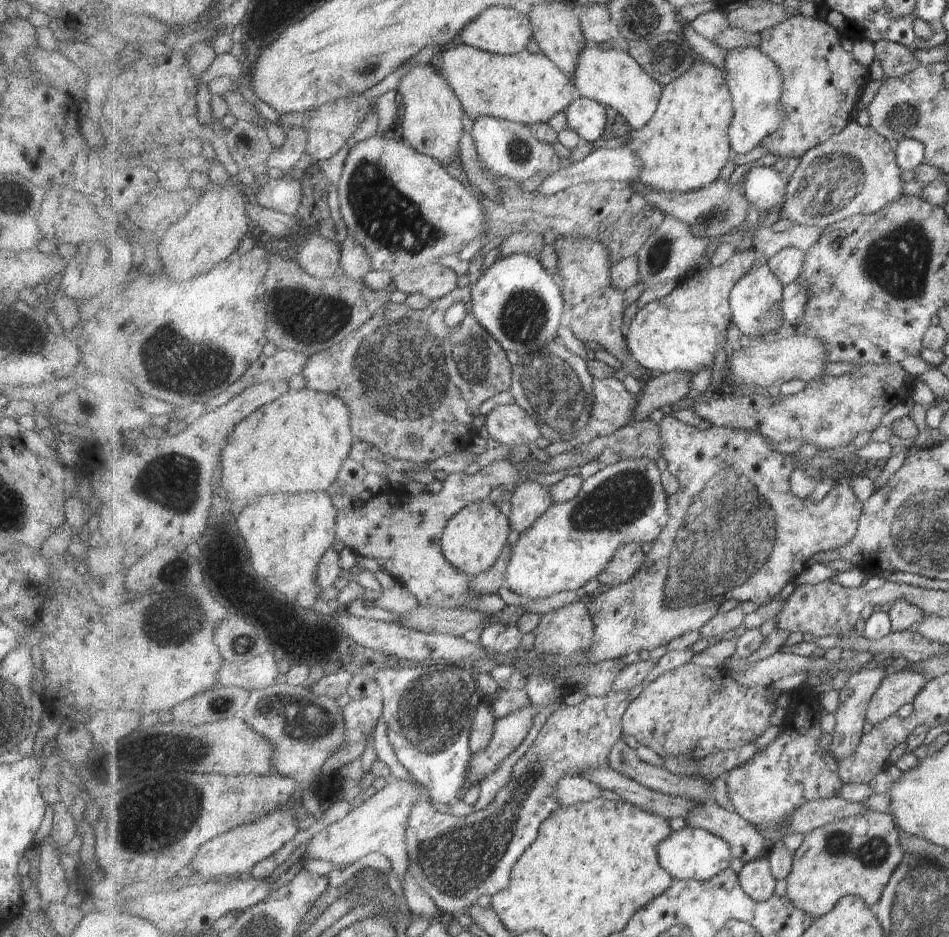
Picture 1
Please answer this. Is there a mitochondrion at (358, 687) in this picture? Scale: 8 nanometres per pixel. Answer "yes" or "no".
no

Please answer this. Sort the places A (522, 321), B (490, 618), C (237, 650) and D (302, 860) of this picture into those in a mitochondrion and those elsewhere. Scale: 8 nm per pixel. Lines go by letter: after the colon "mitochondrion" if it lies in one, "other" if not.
A: mitochondrion
B: other
C: mitochondrion
D: other

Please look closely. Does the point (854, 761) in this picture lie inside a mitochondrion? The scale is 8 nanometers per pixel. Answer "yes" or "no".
no

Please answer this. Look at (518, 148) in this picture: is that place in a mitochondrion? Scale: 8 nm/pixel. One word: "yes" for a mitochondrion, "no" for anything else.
yes

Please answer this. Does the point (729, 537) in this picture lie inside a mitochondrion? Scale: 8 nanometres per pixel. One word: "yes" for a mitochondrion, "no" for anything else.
yes

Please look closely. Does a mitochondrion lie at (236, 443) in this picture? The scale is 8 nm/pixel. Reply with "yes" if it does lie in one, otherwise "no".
no

